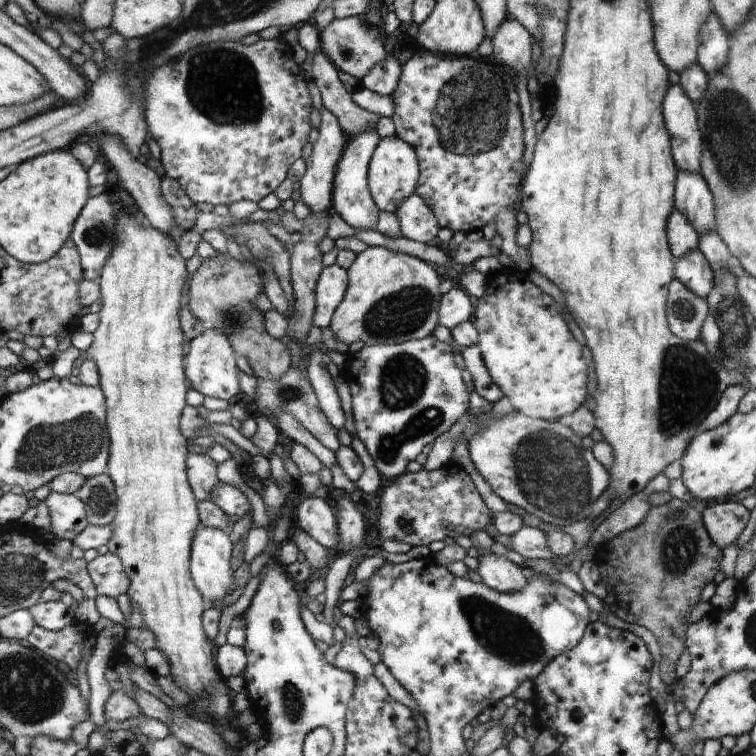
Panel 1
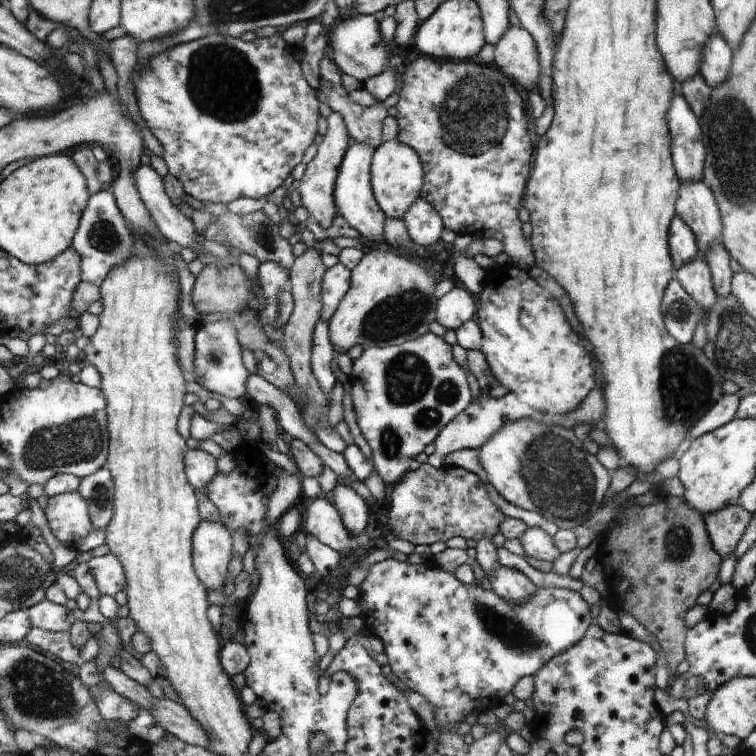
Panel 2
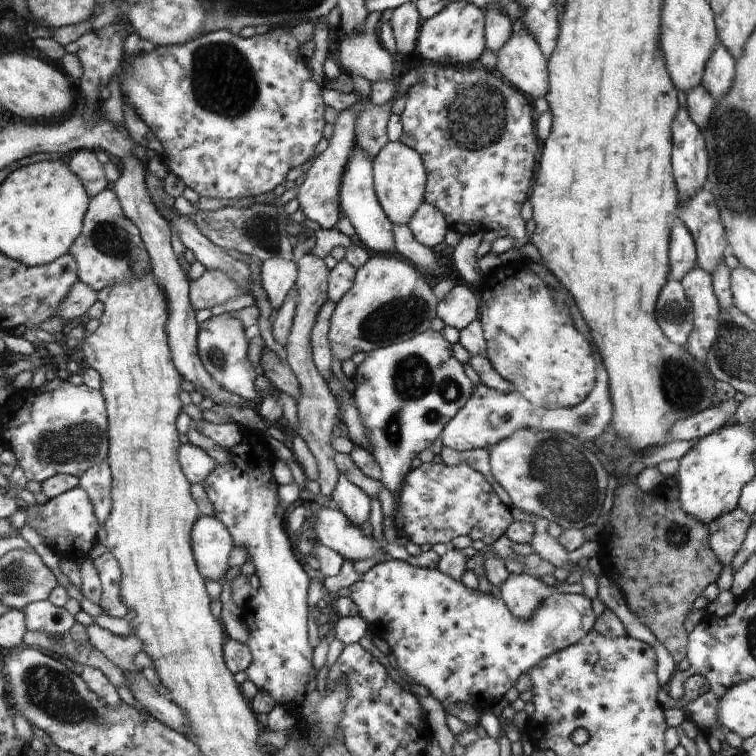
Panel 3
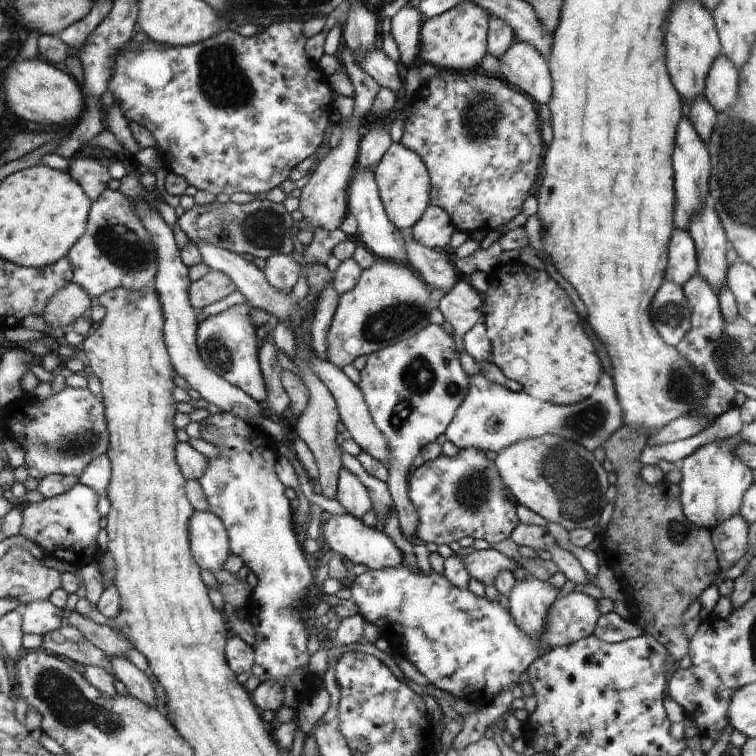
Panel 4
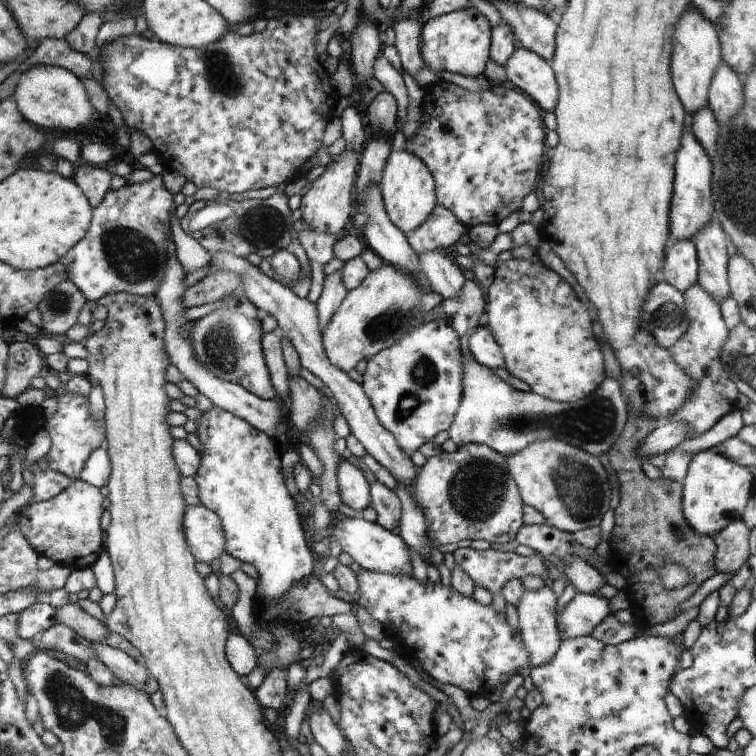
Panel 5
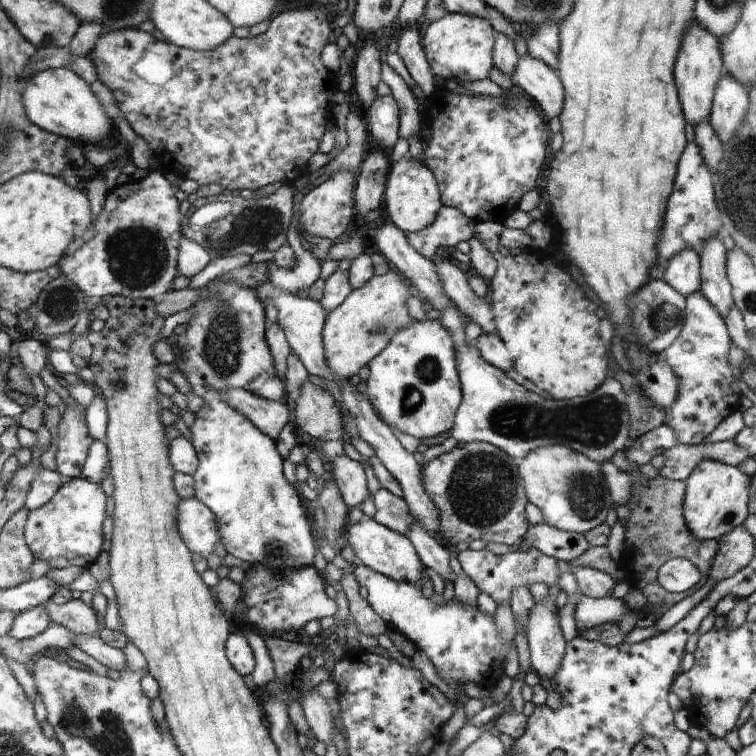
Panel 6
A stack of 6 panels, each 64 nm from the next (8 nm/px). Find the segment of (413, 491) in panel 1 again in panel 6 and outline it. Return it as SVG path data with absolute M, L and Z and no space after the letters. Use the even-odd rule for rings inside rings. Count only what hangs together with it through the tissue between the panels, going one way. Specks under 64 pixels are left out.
M457 443L450 452L442 453L423 467L422 482L439 510L439 536L446 544L457 545L458 542L470 543L472 540L502 542L508 546L521 546L523 543L530 526L525 515L529 499L519 473L519 461L506 451L490 443Z

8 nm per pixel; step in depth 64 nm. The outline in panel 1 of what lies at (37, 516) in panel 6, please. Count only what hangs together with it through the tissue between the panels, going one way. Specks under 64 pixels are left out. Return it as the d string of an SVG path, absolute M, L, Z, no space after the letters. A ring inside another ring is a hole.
M50 491L44 502L47 504L51 518L50 532L56 538L72 541L88 526L87 508L76 494Z

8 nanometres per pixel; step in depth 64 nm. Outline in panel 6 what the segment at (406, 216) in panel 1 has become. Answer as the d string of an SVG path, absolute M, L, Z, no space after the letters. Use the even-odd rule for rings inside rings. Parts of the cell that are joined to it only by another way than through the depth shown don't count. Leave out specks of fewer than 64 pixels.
M442 205L437 220L428 228L415 233L405 233L408 244L428 260L434 260L442 248L452 248L462 240L474 236L478 223L468 218L459 208Z

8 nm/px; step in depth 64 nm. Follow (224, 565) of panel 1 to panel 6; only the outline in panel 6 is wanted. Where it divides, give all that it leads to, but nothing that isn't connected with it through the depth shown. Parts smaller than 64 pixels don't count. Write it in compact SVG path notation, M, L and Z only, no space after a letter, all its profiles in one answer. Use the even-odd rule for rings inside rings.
M196 497L180 498L177 510L178 530L191 551L206 558L220 542L218 522L213 511Z

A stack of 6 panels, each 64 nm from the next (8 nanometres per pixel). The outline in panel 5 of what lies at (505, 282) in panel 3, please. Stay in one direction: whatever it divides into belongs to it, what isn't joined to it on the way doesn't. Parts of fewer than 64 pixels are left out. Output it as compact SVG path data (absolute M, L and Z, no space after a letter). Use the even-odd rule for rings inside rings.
M510 258L496 262L494 282L486 290L486 316L492 336L503 350L505 368L508 372L524 381L532 392L561 403L571 403L592 396L604 380L602 350L592 332L592 304L580 302L564 278L552 272L539 258L539 262L530 259Z

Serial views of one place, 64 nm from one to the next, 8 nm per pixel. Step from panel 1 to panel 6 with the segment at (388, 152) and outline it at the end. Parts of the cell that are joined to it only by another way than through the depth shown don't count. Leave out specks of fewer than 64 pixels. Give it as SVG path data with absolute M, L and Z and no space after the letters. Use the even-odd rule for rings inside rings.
M409 155L400 161L390 162L390 171L384 191L386 218L396 225L403 233L415 233L428 228L437 220L442 208L441 189L436 176L420 161Z

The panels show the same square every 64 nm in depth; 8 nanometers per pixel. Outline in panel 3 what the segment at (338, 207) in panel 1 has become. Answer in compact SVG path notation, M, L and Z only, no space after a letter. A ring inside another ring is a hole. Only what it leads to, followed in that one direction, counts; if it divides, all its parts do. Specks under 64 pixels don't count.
M361 149L354 151L350 155L345 176L342 177L340 201L343 214L352 223L357 235L366 244L368 250L382 255L398 254L393 237L393 228L395 226L388 220L388 216L386 216L384 209L378 202L373 185L372 163Z

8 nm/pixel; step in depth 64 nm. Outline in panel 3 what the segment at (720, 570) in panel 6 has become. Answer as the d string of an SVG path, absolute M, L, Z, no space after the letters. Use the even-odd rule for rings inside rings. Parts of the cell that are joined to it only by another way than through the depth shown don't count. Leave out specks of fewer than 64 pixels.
M738 506L732 512L723 514L716 521L708 523L707 526L709 541L723 568L730 567L751 526L750 515Z

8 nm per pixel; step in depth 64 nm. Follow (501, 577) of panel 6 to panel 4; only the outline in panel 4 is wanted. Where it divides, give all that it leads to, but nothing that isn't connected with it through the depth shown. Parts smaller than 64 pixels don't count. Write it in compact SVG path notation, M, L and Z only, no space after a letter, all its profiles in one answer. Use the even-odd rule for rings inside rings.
M492 548L475 550L470 554L458 554L458 556L464 563L470 578L482 582L484 586L494 584L502 571L514 572L516 568L522 568L515 558Z

